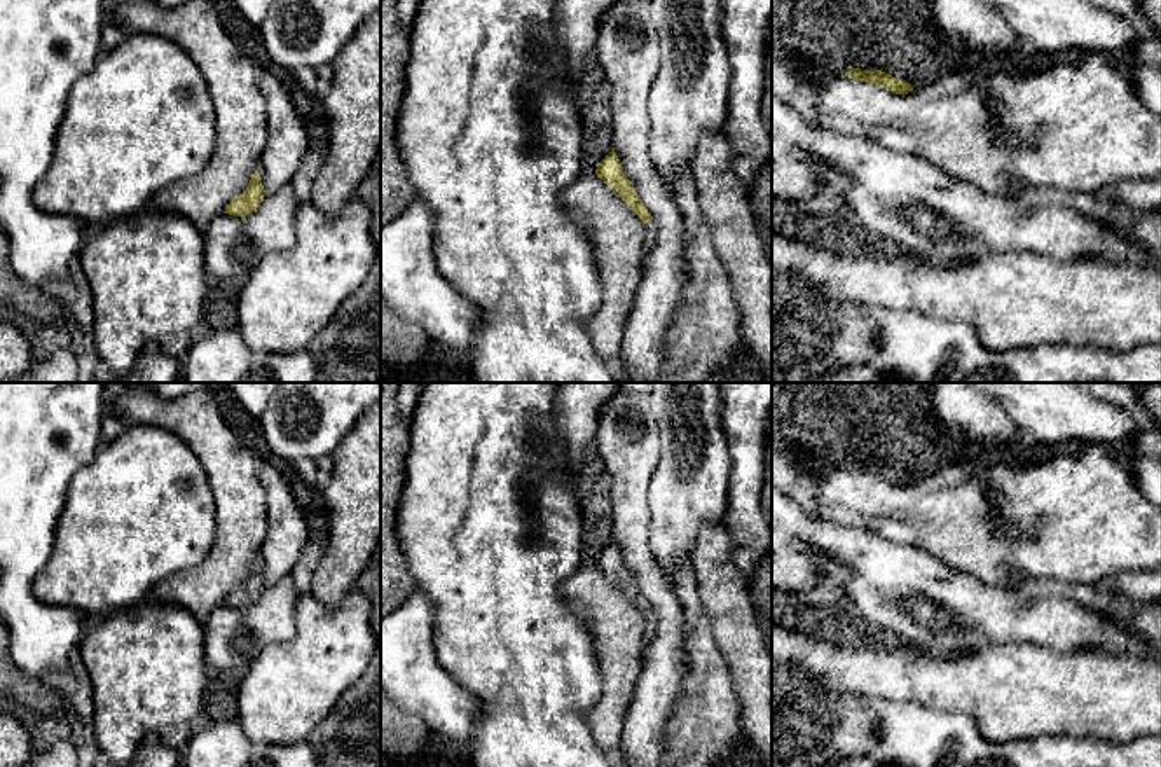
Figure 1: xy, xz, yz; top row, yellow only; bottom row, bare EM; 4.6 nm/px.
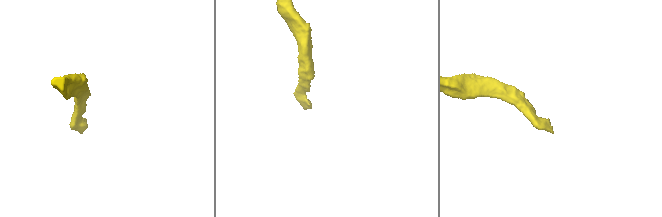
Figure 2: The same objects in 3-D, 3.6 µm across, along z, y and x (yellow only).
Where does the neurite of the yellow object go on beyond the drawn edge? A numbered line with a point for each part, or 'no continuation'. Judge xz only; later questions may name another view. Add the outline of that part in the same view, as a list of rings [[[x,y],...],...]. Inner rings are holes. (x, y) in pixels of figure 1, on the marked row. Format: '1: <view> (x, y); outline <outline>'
1: xz (652, 231); outline [[[655,220],[648,222],[646,224],[646,245],[644,245],[644,253],[648,255],[651,246],[655,245],[655,239],[656,239],[656,225],[655,225]]]

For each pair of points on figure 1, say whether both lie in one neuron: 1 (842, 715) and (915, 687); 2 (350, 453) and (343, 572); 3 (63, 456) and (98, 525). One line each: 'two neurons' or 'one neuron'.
1: one neuron
2: one neuron
3: two neurons

